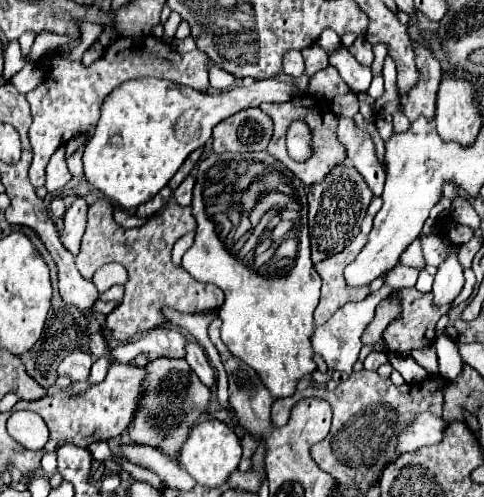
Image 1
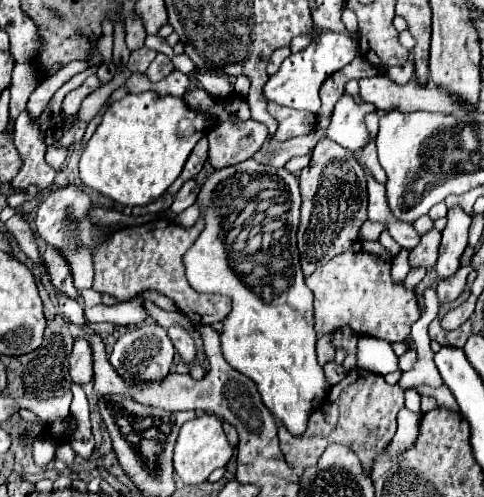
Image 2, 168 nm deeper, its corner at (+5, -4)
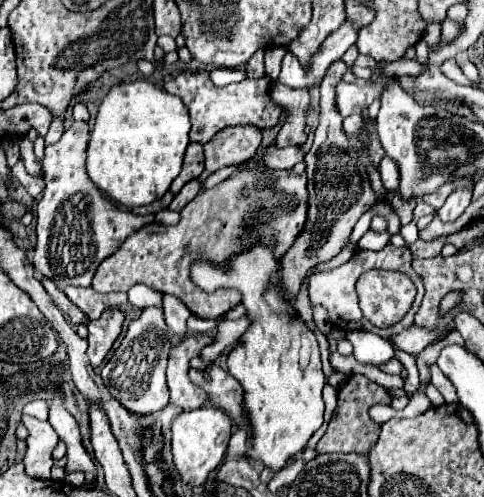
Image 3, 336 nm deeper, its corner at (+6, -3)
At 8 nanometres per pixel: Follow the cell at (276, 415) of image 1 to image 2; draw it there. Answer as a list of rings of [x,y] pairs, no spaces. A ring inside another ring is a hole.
[[[352,369],[340,383],[336,383],[330,389],[326,403],[310,413],[304,435],[293,436],[286,427],[278,423],[280,448],[286,462],[293,471],[302,475],[306,467],[312,467],[318,461],[318,457],[324,453],[328,445],[340,443],[350,447],[358,455],[364,471],[370,471],[374,459],[386,449],[386,445],[392,441],[396,433],[398,411],[405,407],[404,392],[397,384],[386,383],[382,375],[364,369]],[[334,407],[338,411],[336,419],[334,419]]]

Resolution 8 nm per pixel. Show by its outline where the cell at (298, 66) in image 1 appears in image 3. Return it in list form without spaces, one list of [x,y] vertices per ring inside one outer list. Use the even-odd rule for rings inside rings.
[[[279,46],[277,48],[267,48],[267,52],[265,52],[265,74],[267,74],[267,78],[271,78],[271,80],[279,78],[283,56],[285,56],[283,48],[279,48]]]

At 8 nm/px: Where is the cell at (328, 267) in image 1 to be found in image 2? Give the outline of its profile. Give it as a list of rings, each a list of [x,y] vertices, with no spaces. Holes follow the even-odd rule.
[[[358,240],[342,255],[336,255],[326,265],[318,267],[306,285],[314,293],[314,319],[316,333],[324,335],[342,325],[350,325],[358,335],[370,335],[384,341],[404,341],[410,335],[410,325],[420,317],[418,297],[414,291],[392,283],[390,277],[392,257],[380,241]]]

